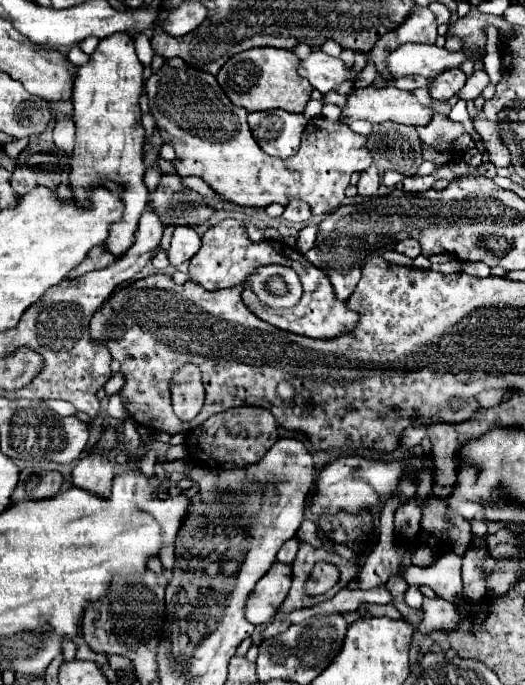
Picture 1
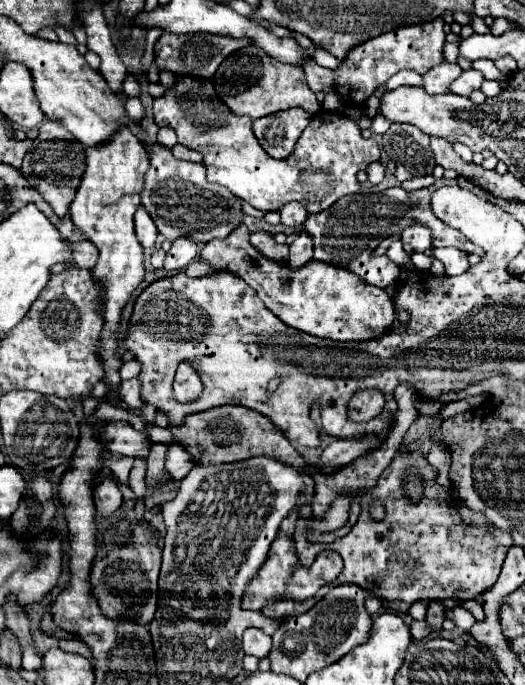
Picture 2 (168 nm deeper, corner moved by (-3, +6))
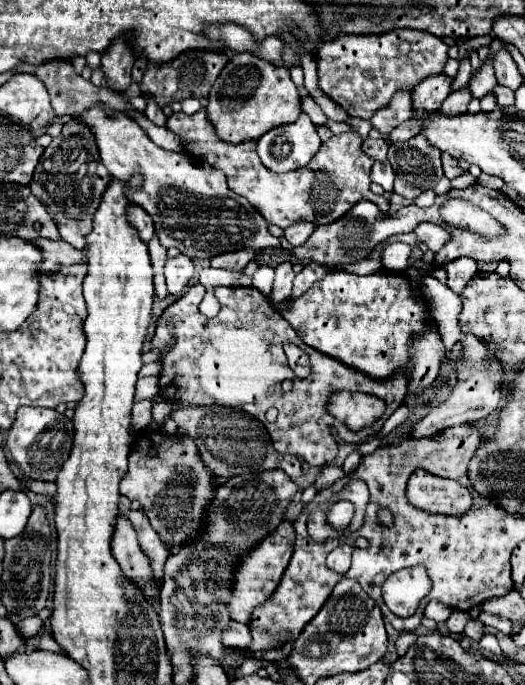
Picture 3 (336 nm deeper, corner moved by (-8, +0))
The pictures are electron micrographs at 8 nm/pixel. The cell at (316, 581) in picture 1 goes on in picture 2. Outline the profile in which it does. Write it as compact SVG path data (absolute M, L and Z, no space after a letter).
M279 533L279 537L275 539L275 543L269 549L269 557L265 561L265 565L261 567L261 571L253 577L253 581L249 583L243 603L243 609L251 609L251 611L261 611L265 605L277 601L277 599L297 599L297 601L305 601L309 597L313 597L323 585L333 583L343 567L343 559L337 557L335 551L321 551L321 555L317 555L311 567L303 567L295 555L295 545L289 537L285 537L283 533Z

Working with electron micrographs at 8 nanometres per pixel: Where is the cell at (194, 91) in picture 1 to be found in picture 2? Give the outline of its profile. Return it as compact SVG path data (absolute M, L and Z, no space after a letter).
M177 77L165 95L155 99L153 117L159 127L175 129L181 145L203 155L207 181L227 187L233 195L261 211L279 211L289 201L301 201L311 213L329 209L337 199L357 193L357 171L379 159L377 139L365 139L355 121L327 111L311 119L287 159L273 159L257 143L251 129L253 119L233 115L221 103L213 81L197 77Z

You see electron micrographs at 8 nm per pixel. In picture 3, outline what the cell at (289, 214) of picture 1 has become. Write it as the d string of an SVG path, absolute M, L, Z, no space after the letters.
M302 221L302 223L296 223L296 225L288 227L288 229L284 229L284 239L286 239L292 247L298 247L298 245L304 245L304 243L308 241L308 237L310 237L310 233L312 233L314 229L316 229L314 225Z

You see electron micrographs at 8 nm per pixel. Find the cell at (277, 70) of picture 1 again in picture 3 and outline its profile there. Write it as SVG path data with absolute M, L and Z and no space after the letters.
M234 53L232 55L232 59L228 61L228 65L222 69L216 83L212 85L208 105L206 105L206 117L208 117L208 121L212 121L216 135L228 143L258 141L266 131L286 125L286 123L294 123L300 113L302 113L300 111L300 95L298 95L296 85L290 79L288 69L276 67L276 65L268 63L266 59L260 59L252 53Z

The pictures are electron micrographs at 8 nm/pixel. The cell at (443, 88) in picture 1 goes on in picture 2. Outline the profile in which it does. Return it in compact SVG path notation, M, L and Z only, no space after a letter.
M443 61L439 63L437 67L429 69L425 75L423 75L423 89L429 93L429 95L439 95L439 93L447 93L449 91L449 85L461 75L461 67L457 63L449 63L449 61Z

